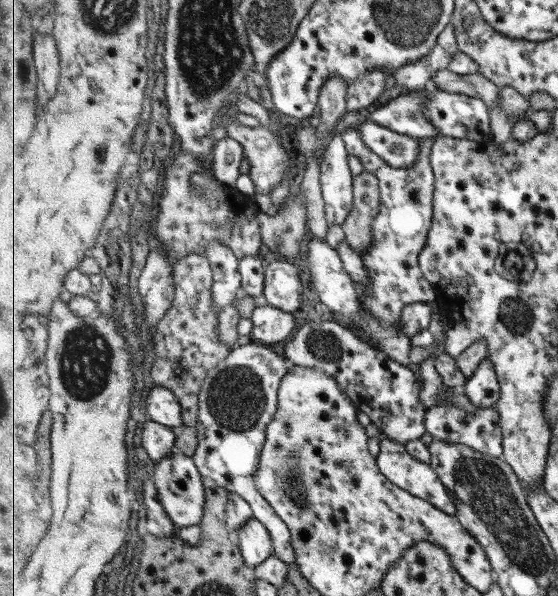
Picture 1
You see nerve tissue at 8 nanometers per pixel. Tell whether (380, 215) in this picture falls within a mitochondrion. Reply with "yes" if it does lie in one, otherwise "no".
no

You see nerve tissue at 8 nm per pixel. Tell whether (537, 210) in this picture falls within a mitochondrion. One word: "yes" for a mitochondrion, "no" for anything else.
no

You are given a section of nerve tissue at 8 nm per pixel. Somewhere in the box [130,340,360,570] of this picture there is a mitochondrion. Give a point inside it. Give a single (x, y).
(236, 397)

